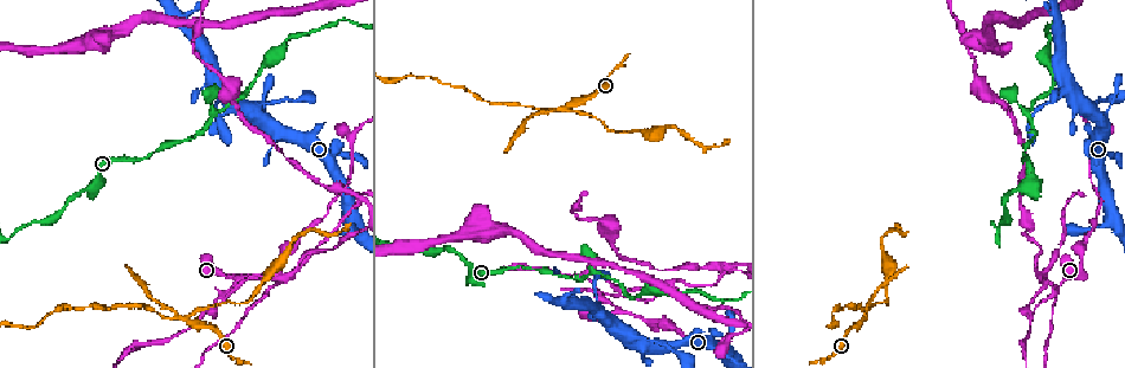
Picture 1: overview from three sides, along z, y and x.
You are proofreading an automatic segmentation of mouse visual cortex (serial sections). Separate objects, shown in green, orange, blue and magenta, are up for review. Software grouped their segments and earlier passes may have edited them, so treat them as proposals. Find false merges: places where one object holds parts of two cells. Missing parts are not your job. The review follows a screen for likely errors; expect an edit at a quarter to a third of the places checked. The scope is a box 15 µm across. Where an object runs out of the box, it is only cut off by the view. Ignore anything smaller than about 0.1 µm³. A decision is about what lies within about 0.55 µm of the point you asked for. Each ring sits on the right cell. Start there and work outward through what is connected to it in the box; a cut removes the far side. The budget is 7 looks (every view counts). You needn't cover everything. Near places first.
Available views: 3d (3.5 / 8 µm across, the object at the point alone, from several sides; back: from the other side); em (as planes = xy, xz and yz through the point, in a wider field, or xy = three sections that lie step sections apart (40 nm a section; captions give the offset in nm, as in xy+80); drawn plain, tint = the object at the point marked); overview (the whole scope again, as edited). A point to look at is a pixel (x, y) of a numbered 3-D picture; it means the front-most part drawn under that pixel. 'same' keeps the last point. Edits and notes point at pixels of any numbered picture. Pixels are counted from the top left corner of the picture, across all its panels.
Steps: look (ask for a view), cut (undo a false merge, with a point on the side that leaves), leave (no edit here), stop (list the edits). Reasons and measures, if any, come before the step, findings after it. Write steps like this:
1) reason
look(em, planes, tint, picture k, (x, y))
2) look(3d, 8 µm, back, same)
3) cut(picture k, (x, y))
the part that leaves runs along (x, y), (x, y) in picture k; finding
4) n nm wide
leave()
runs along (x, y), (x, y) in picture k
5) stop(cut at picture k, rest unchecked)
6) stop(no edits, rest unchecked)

sudden change in width
look(3d, 3.5 µm, picture 1, (239, 278))

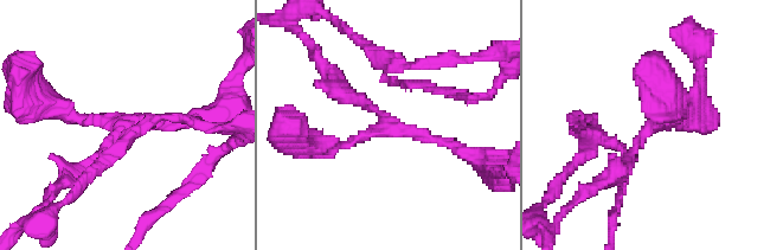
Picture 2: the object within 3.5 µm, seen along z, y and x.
3 arms; arms of 150, 200, 200 nm; shape alone is not enough
look(em, xy, step 3, tint, picture 2, (652, 128))

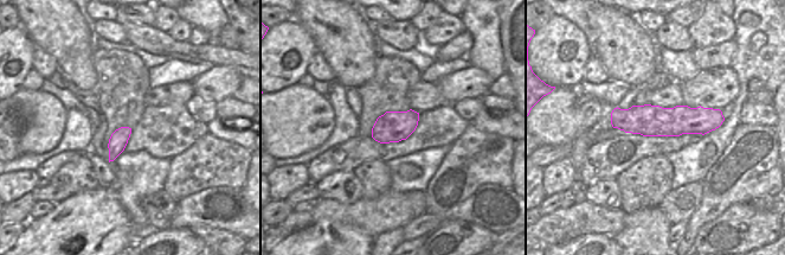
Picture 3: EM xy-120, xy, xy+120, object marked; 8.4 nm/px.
leave()
runs along (673, 106), (613, 178) in picture 2; one cell here

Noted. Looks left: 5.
a fork
look(3d, 3.5 µm, picture 1, (204, 313))

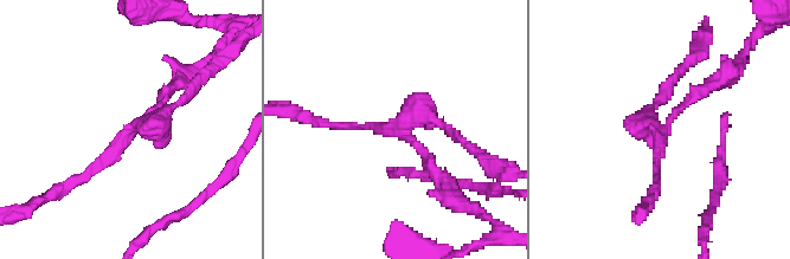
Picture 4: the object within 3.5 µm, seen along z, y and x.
look(em, planes, tint, picture 4, (667, 118))

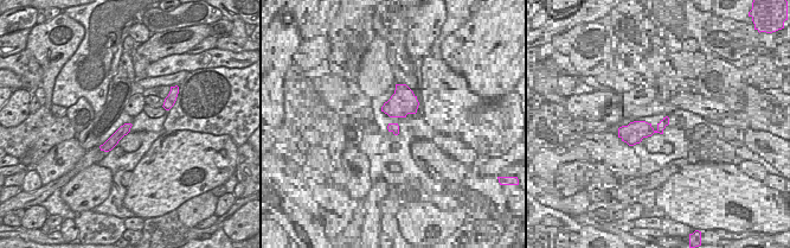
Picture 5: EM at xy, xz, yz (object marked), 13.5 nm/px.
3 arms; arms of 150, 150, 200 nm
cut(picture 4, (152, 123))
the part that leaves runs along (410, 129), (424, 114), (483, 160) in picture 4; a second cell is stuck on

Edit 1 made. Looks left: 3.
a fork
look(3d, 3.5 µm, picture 1, (185, 318))

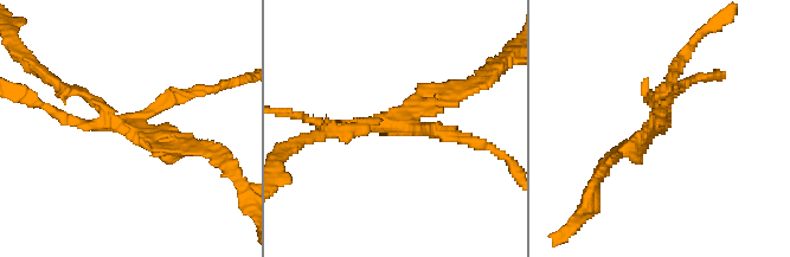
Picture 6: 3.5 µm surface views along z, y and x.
look(em, xy, step 1, tint, picture 6, (400, 120))

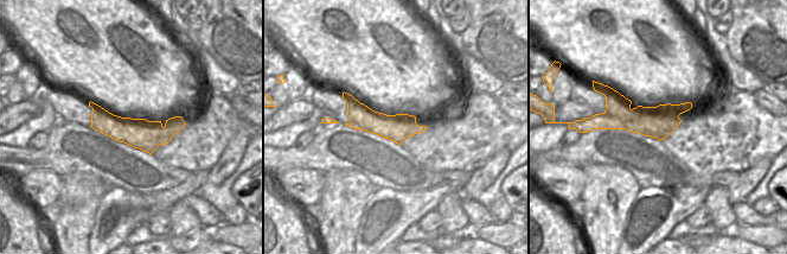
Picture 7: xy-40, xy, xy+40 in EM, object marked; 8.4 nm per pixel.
cut(picture 6, (172, 91))
a second cell is stuck on

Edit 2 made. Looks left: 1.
stop(cut at picture 4, cut at picture 6, rest unchecked)

